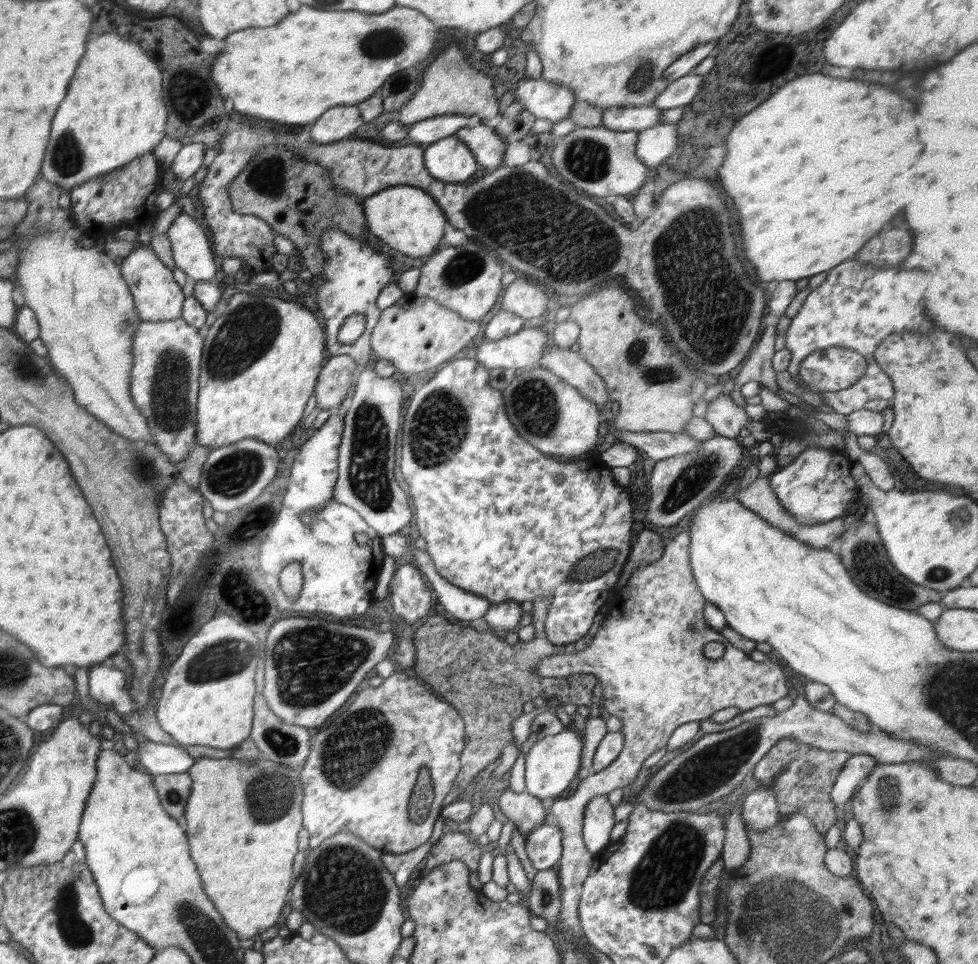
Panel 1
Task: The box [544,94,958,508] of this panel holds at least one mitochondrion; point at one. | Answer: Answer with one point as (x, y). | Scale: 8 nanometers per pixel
(694, 251)

